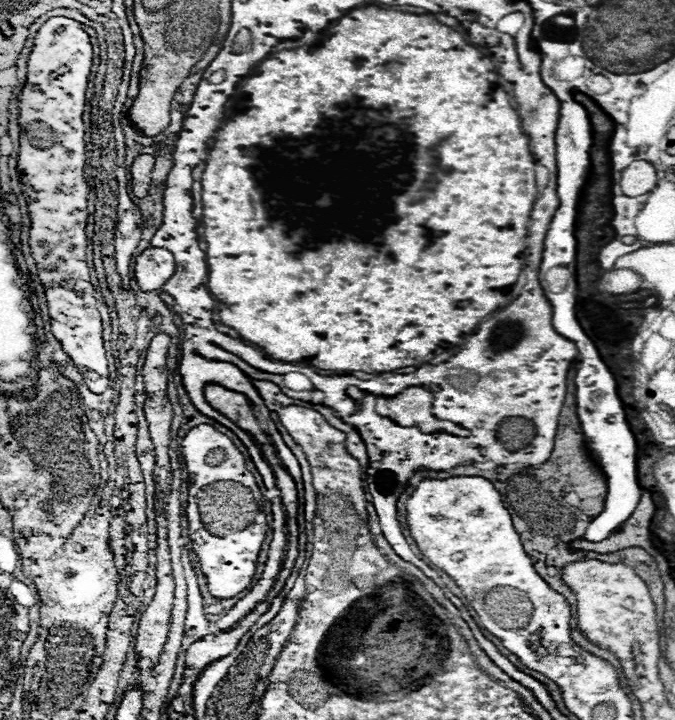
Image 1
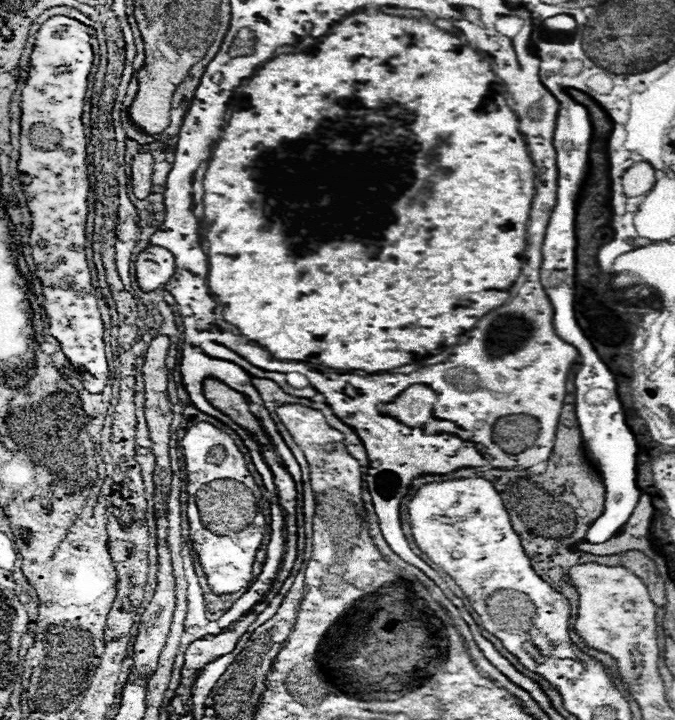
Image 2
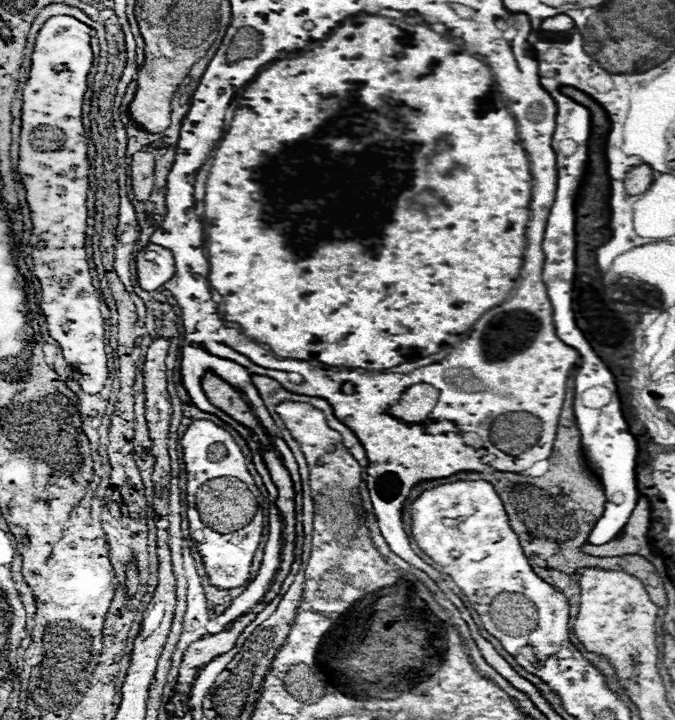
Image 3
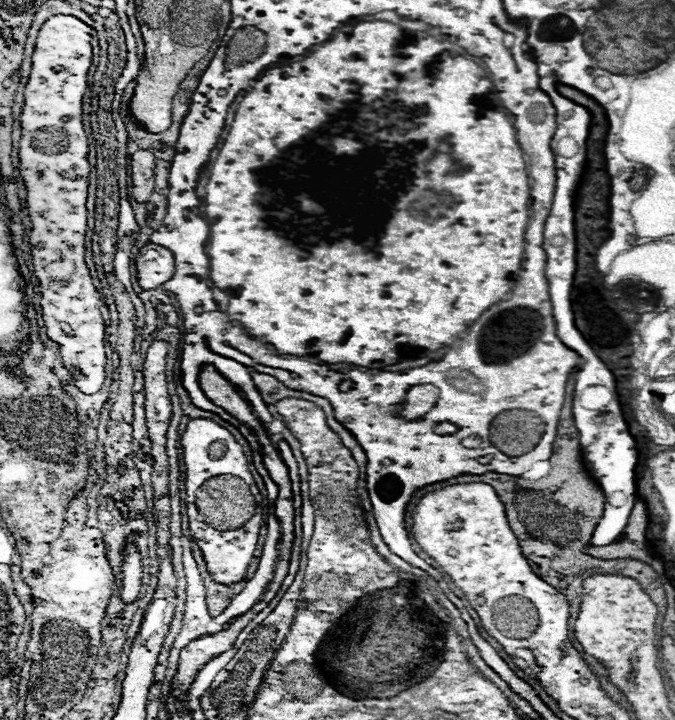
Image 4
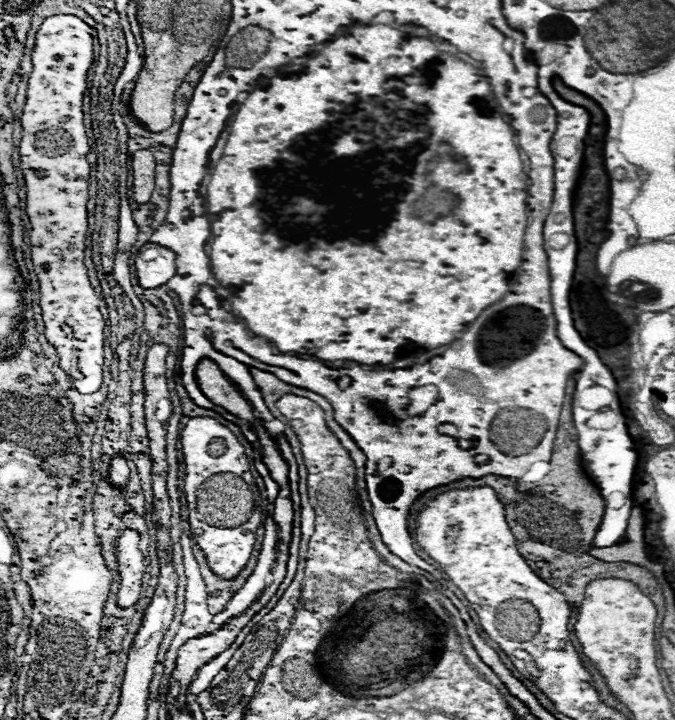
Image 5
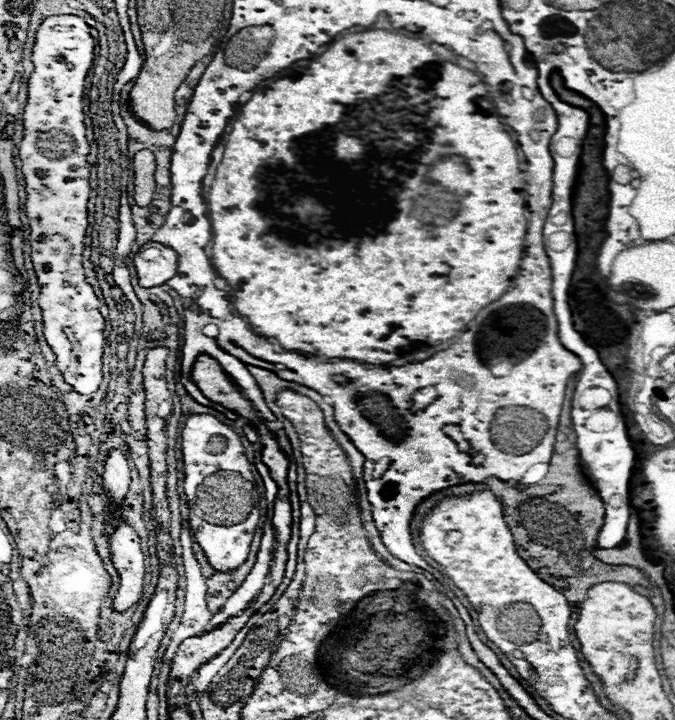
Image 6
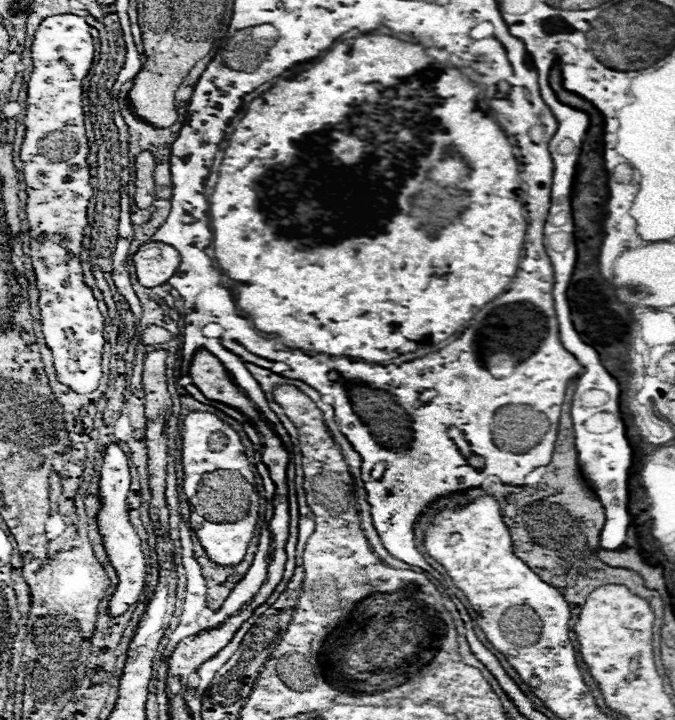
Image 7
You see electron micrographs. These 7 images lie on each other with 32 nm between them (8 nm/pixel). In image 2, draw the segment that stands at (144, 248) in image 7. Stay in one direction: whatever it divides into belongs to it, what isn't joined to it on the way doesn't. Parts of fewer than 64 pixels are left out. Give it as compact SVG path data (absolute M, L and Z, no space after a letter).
M148 246L136 258L136 280L144 292L162 288L174 274L174 256L160 246Z

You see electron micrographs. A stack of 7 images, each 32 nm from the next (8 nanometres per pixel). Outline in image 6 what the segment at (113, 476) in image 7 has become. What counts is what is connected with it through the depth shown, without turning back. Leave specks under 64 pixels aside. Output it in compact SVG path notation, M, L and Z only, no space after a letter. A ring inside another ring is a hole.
M112 450L106 460L104 470L104 486L112 494L114 500L124 500L130 484L130 468L128 460L120 450ZM122 524L110 540L112 560L120 574L120 586L114 598L114 608L124 610L134 606L142 594L142 580L144 580L144 554L140 550L138 534Z

